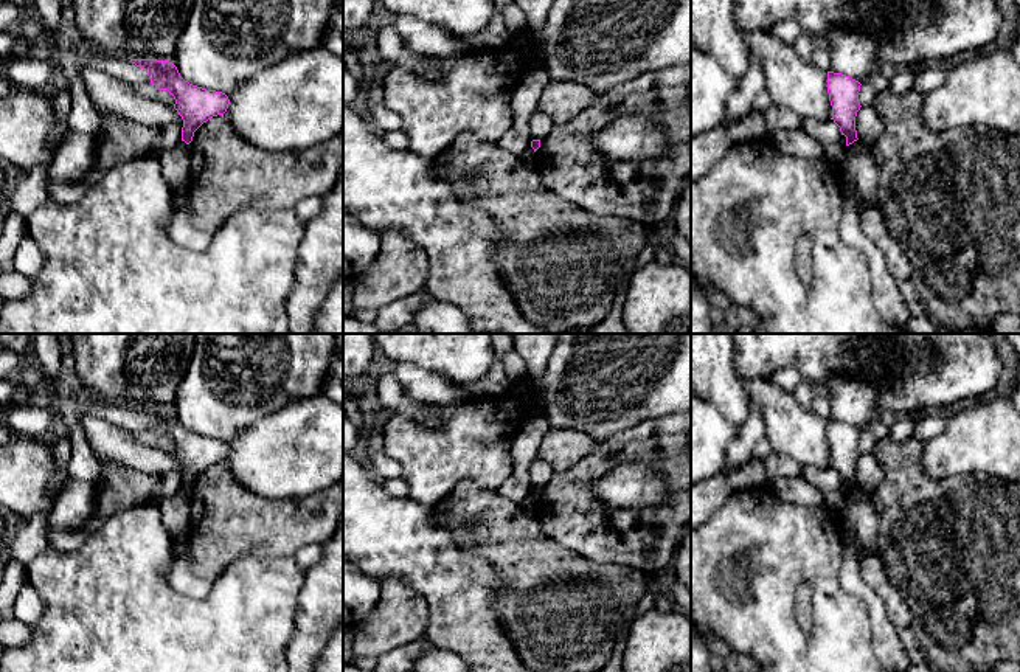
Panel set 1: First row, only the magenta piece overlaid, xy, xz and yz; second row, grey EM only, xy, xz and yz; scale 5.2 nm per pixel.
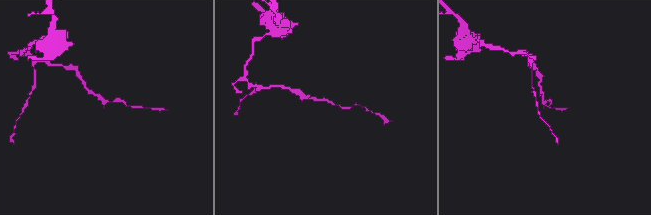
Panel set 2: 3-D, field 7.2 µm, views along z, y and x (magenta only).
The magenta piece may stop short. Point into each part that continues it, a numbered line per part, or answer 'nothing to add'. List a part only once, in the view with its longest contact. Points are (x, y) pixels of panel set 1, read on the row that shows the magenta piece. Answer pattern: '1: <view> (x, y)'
nothing to add

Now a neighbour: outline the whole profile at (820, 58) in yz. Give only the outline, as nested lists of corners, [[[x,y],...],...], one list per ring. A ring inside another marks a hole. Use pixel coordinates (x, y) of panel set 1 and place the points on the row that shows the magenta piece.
[[[818,43],[818,47],[815,48],[815,51],[812,53],[812,59],[810,62],[818,67],[821,71],[829,71],[831,68],[831,56],[827,53],[827,50]]]

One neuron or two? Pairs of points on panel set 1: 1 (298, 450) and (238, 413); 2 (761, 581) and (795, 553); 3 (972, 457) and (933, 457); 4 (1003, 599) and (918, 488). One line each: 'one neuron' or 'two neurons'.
1: two neurons
2: one neuron
3: one neuron
4: one neuron

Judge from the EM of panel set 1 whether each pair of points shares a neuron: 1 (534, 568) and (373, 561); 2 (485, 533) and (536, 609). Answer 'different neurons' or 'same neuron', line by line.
1: different neurons
2: same neuron

